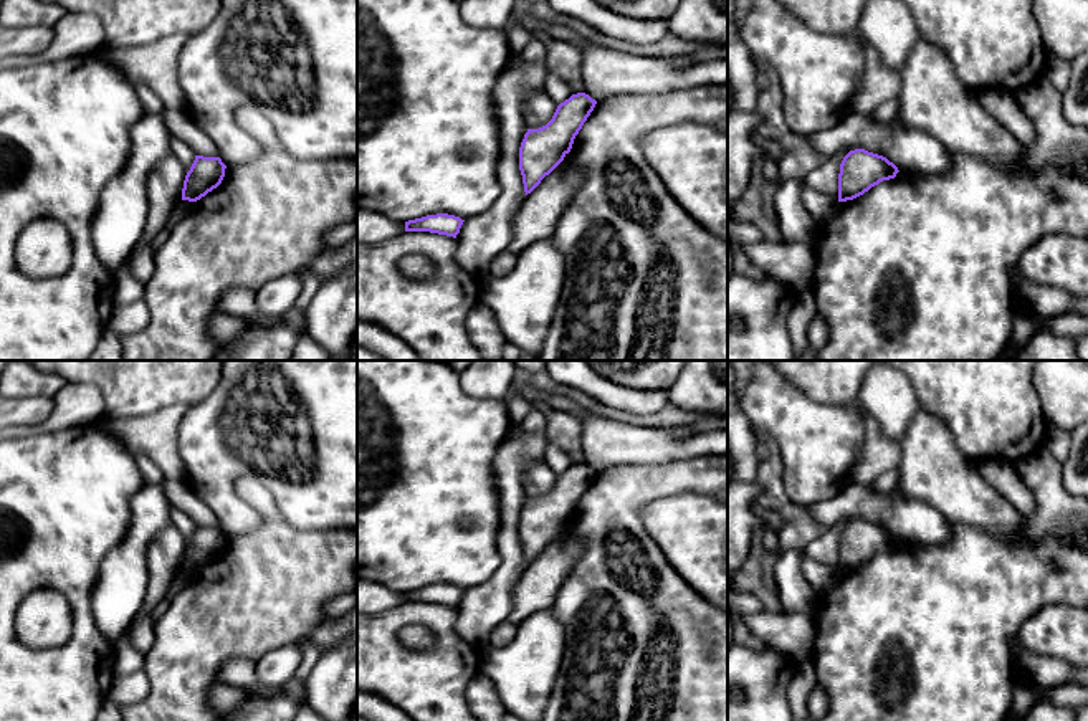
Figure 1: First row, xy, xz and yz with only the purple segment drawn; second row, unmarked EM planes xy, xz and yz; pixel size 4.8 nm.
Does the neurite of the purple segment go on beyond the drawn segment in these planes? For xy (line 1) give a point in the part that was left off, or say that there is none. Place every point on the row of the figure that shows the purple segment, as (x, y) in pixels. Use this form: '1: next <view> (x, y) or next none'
1: next none

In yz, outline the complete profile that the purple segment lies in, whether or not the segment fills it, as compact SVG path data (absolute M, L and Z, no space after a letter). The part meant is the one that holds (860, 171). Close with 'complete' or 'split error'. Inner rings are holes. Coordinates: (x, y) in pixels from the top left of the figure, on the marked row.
M865 149L850 150L838 174L838 202L853 200L883 180L895 179L898 167L886 157Z; complete

